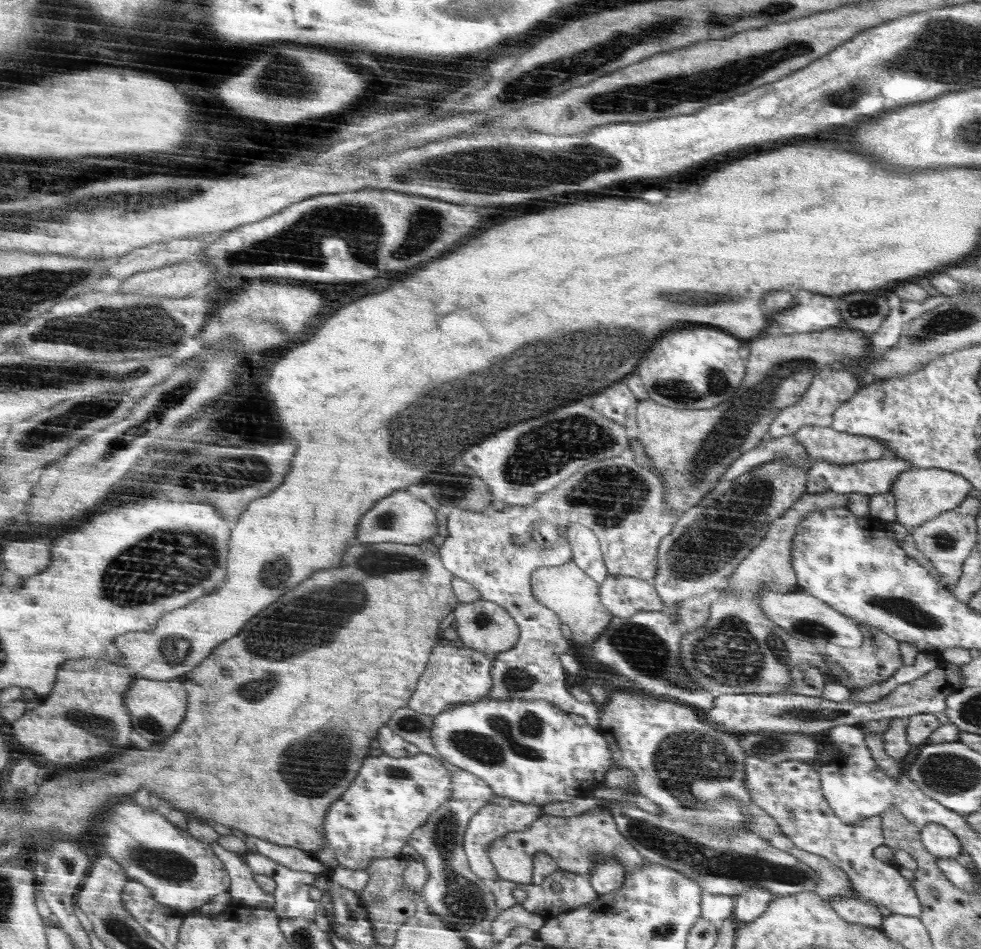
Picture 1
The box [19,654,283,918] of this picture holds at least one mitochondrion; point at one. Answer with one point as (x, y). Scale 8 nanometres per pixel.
(175, 868)

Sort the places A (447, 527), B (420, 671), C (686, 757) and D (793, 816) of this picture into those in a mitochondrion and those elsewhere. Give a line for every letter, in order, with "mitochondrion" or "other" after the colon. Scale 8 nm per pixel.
A: other
B: other
C: mitochondrion
D: mitochondrion

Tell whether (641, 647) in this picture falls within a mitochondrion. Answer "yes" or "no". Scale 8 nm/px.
yes

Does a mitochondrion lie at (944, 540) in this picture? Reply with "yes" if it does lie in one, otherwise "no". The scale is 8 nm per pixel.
yes

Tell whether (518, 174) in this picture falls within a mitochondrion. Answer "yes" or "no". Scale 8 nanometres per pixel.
yes

